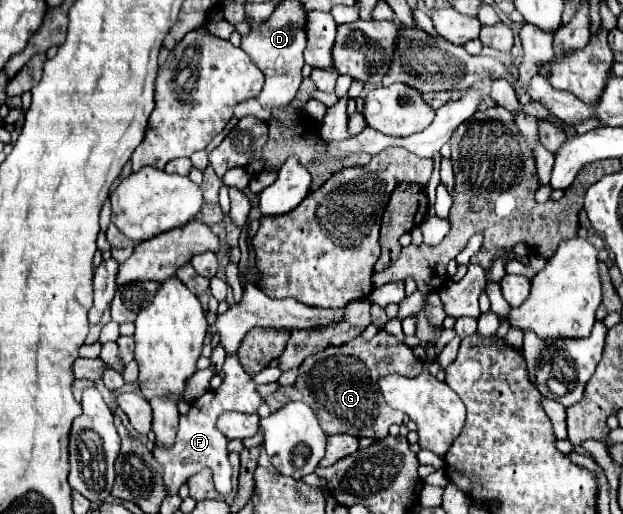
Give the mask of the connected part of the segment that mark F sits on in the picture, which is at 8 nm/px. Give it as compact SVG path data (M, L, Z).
M236 353L226 355L224 369L226 373L222 385L216 391L208 391L202 397L198 397L190 411L180 417L180 429L176 435L176 441L172 447L154 447L154 457L162 467L162 479L168 495L178 495L180 485L184 485L194 473L202 471L204 467L210 467L214 473L216 491L222 495L232 493L232 467L228 463L228 451L226 451L226 435L216 427L216 421L226 411L238 411L238 413L256 413L262 399L256 395L256 385L252 383L250 375L244 371L240 359Z

